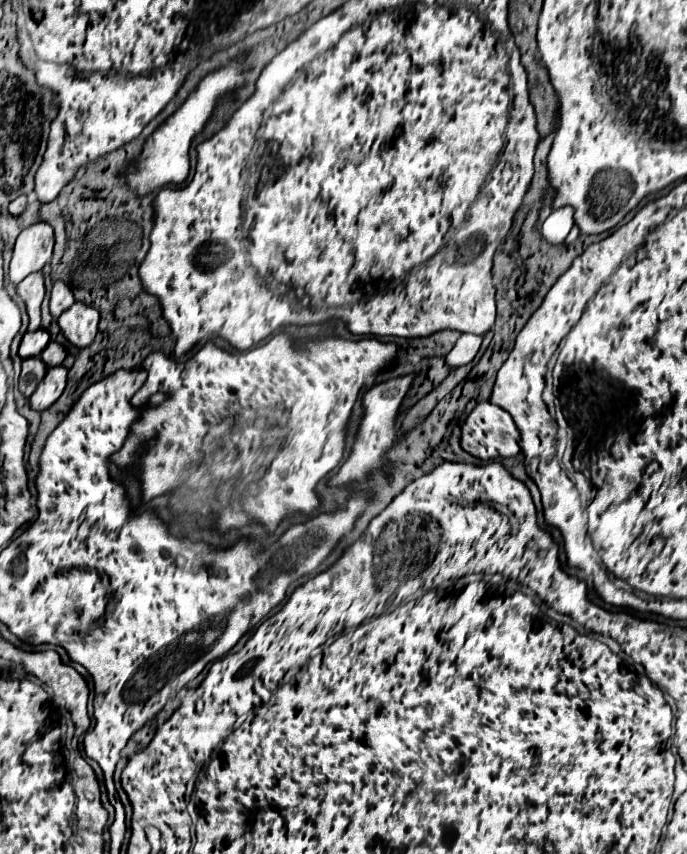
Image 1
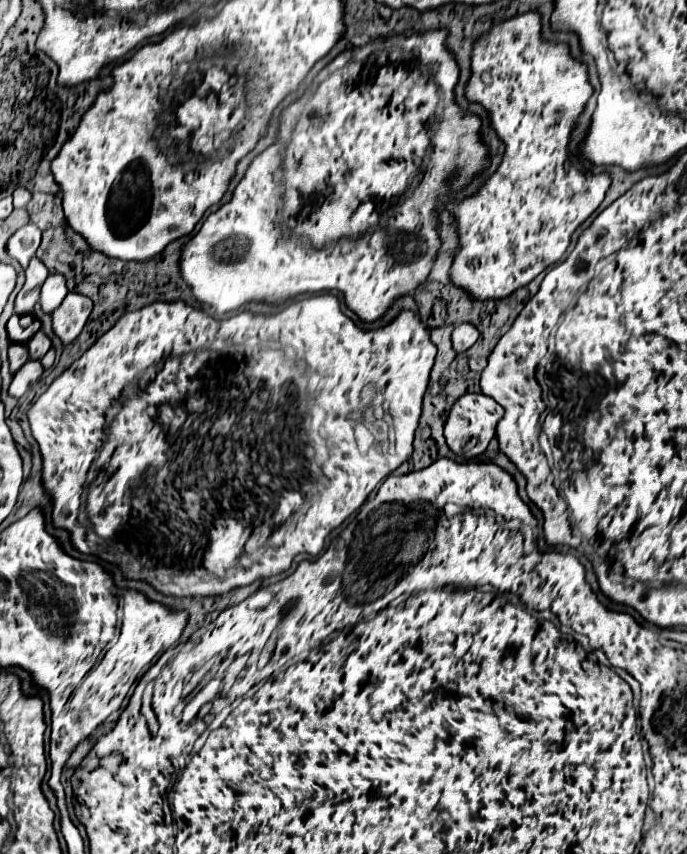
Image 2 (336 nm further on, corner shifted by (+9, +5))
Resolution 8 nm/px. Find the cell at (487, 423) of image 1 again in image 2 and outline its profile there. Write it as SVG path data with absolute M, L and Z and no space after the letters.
M466 393L462 395L450 409L448 419L446 419L446 427L444 427L444 437L448 447L456 453L462 455L466 459L472 459L480 453L486 451L488 443L492 441L494 433L496 433L496 425L504 415L504 407L500 403L496 403L492 397L484 395L484 393Z

